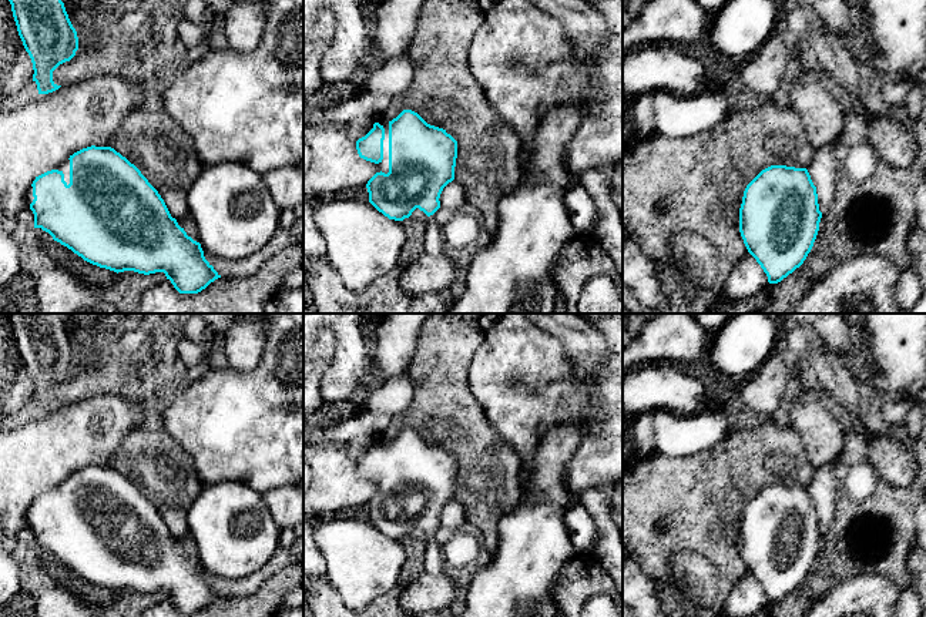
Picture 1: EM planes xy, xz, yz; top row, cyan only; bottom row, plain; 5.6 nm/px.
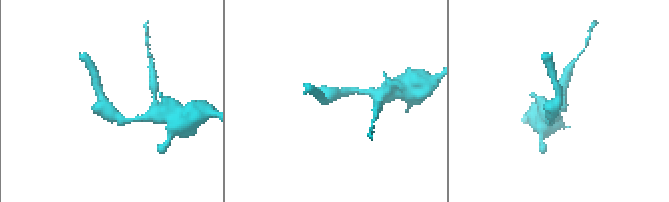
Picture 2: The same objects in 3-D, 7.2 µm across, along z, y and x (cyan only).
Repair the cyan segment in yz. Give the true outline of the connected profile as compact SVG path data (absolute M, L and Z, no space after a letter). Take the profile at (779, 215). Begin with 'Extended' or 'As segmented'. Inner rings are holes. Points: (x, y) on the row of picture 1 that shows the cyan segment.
As segmented. M771 165L745 188L739 232L769 284L799 268L819 231L816 187L806 168Z

